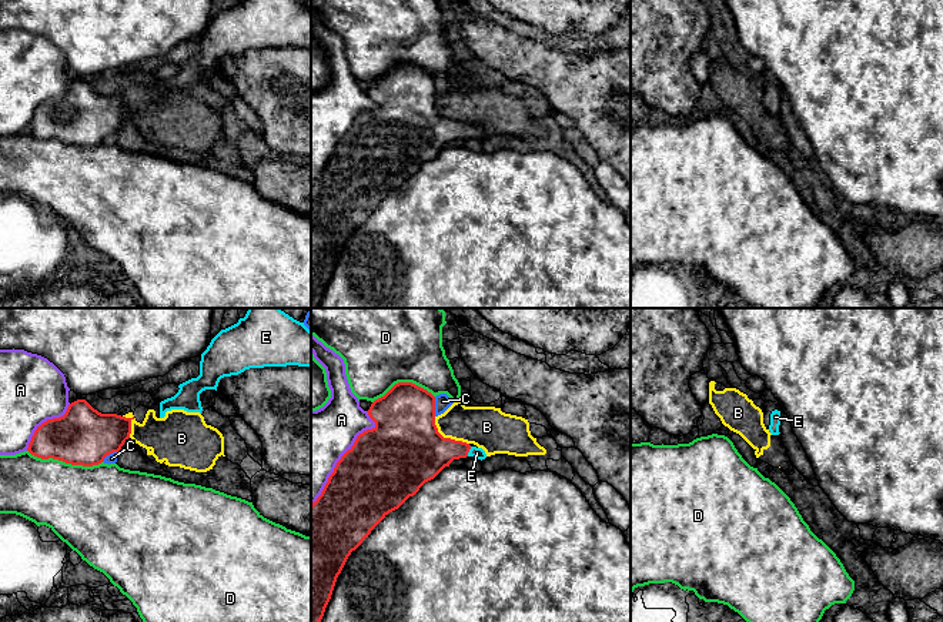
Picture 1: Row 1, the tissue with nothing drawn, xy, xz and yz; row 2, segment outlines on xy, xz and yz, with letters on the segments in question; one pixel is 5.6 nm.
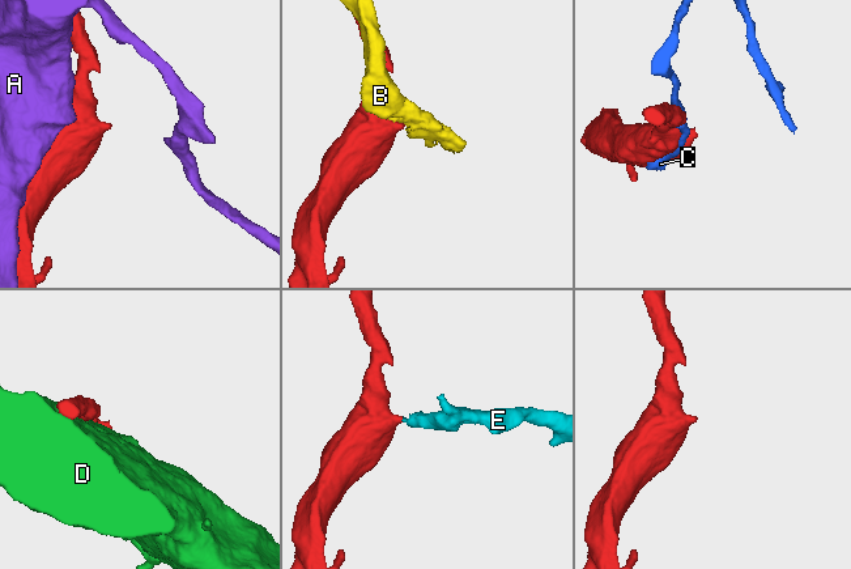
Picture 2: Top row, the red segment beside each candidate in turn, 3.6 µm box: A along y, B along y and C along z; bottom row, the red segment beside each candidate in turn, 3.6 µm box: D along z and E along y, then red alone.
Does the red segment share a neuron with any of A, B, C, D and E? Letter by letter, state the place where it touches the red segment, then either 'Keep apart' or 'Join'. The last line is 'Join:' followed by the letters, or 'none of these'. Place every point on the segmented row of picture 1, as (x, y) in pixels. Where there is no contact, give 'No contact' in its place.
A: Touches red at xz (343, 455). Keep apart
B: Touches red at xz (447, 438). Keep apart
C: Touches red at xz (434, 407). Keep apart
D: Touches red at xy (64, 461). Keep apart
E: Touches red at xz (468, 451). Join
Join: E

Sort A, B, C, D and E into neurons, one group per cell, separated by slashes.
A / B / C / D / E

